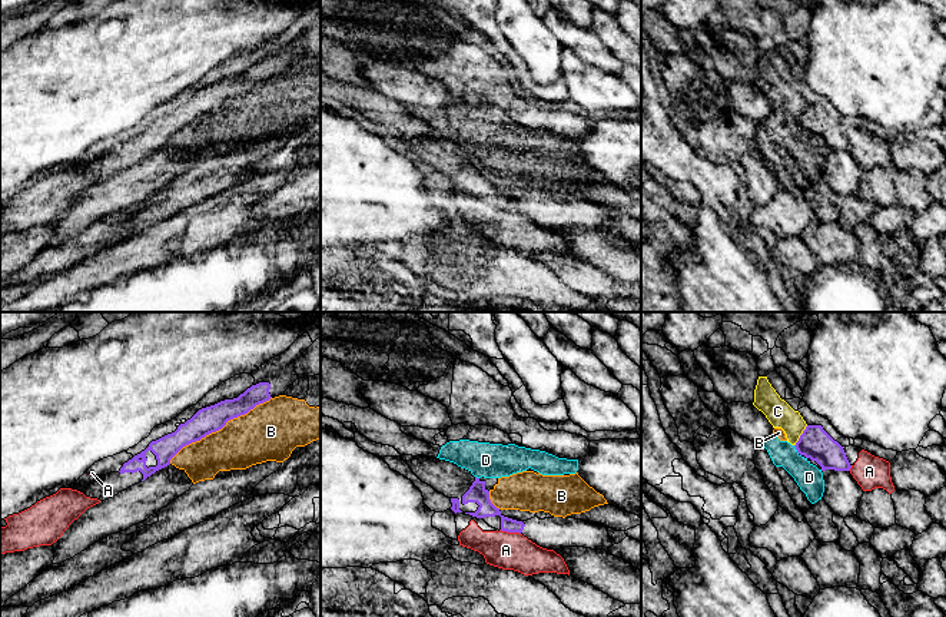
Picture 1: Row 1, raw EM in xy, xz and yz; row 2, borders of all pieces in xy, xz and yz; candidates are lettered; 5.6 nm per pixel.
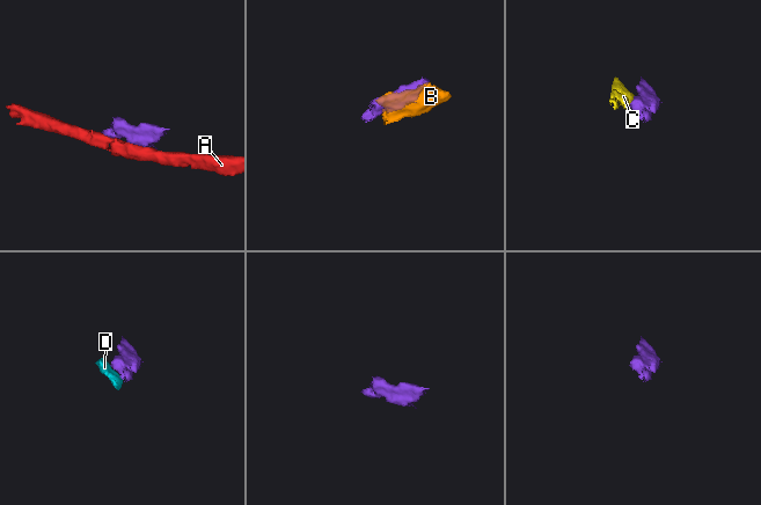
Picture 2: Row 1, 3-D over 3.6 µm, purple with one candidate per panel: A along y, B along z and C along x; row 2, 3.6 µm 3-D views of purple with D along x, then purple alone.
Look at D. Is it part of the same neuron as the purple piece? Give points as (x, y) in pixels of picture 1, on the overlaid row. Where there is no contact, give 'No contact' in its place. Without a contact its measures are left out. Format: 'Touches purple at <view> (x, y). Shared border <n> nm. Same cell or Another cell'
Touches purple at yz (797, 451). Shared border 80 nm. Another cell

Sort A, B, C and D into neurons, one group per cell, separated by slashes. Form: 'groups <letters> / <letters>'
groups A / B D / C

